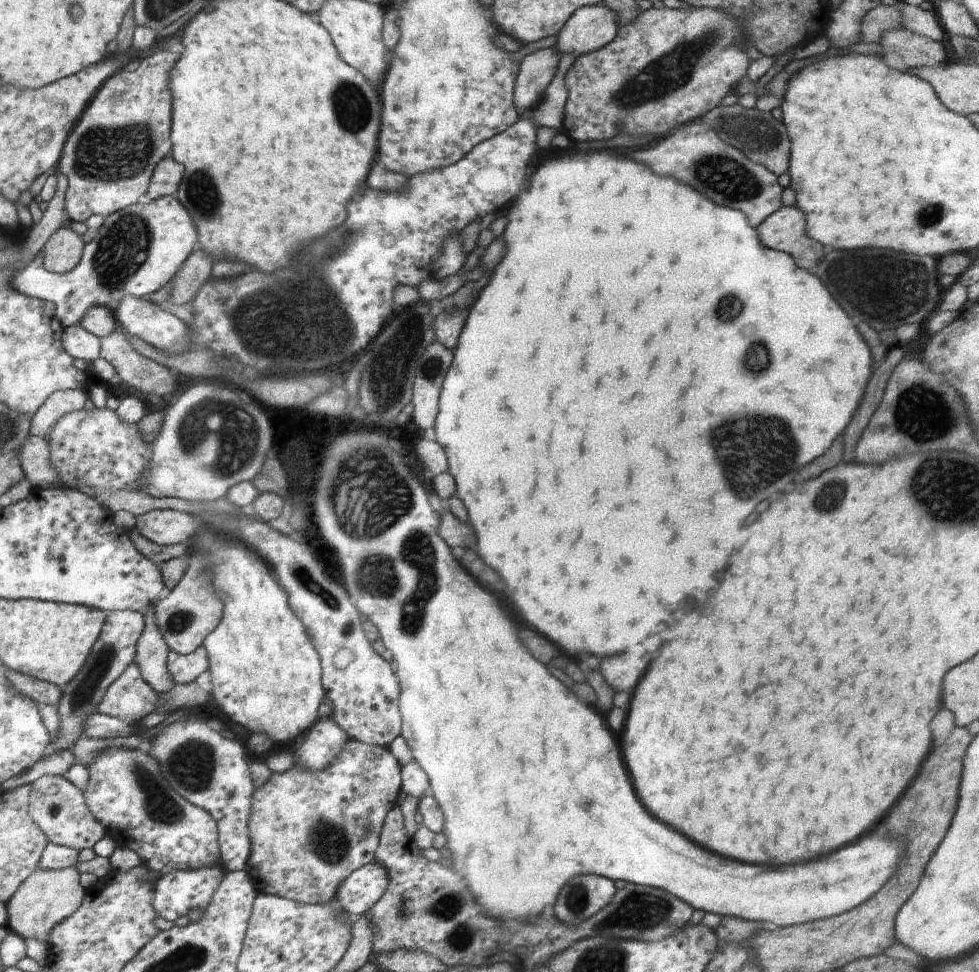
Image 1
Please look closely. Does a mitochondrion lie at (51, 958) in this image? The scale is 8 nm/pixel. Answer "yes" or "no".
no

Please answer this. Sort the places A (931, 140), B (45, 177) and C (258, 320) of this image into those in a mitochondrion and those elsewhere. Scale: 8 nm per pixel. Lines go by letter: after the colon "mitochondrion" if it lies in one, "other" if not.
A: other
B: other
C: mitochondrion

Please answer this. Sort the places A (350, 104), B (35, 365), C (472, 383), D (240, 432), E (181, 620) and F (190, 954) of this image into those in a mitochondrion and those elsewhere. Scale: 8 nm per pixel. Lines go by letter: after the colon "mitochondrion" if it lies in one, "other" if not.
A: mitochondrion
B: other
C: other
D: mitochondrion
E: mitochondrion
F: mitochondrion

